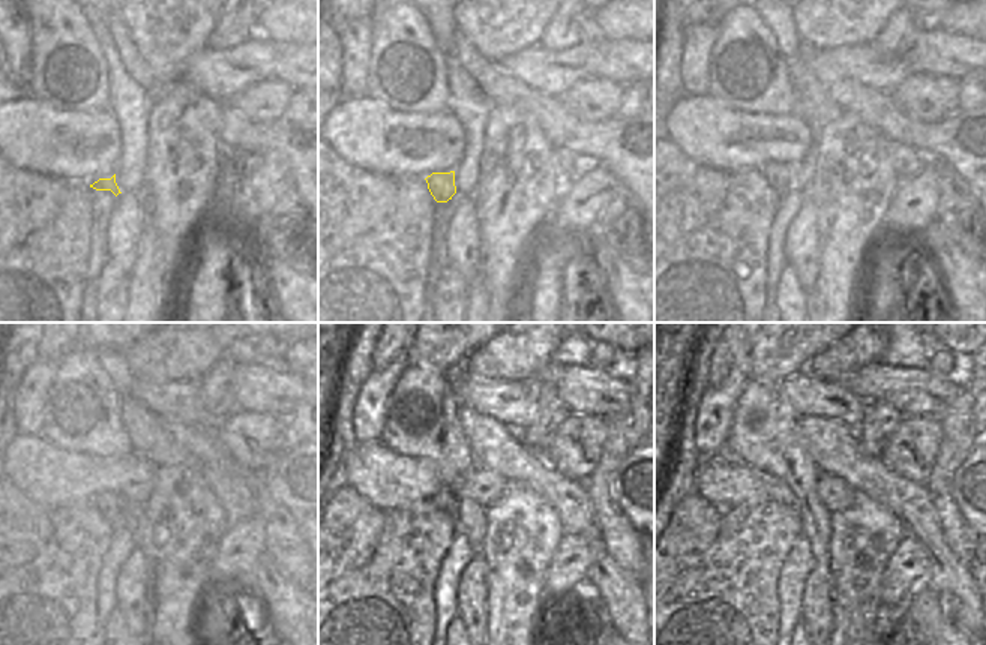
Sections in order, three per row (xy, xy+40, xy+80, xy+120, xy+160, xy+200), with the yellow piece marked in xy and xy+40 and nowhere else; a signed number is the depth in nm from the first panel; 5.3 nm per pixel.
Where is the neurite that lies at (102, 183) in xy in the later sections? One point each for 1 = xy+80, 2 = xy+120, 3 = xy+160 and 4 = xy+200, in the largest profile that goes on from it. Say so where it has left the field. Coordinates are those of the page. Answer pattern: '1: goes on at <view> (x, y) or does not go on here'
1: goes on at xy+80 (782, 177)
2: goes on at xy+120 (111, 507)
3: goes on at xy+160 (444, 500)
4: goes on at xy+200 (778, 491)

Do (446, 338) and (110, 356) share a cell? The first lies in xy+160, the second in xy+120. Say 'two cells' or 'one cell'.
two cells

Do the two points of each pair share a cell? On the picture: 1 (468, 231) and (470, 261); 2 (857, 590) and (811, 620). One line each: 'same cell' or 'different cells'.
1: same cell
2: different cells

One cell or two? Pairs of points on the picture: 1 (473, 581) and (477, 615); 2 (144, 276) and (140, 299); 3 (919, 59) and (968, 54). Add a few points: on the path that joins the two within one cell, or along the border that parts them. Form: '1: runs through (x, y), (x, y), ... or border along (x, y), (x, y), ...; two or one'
1: runs through (473, 590), (473, 606); one
2: runs through (144, 282), (144, 293); one
3: runs through (931, 54), (956, 54); one

